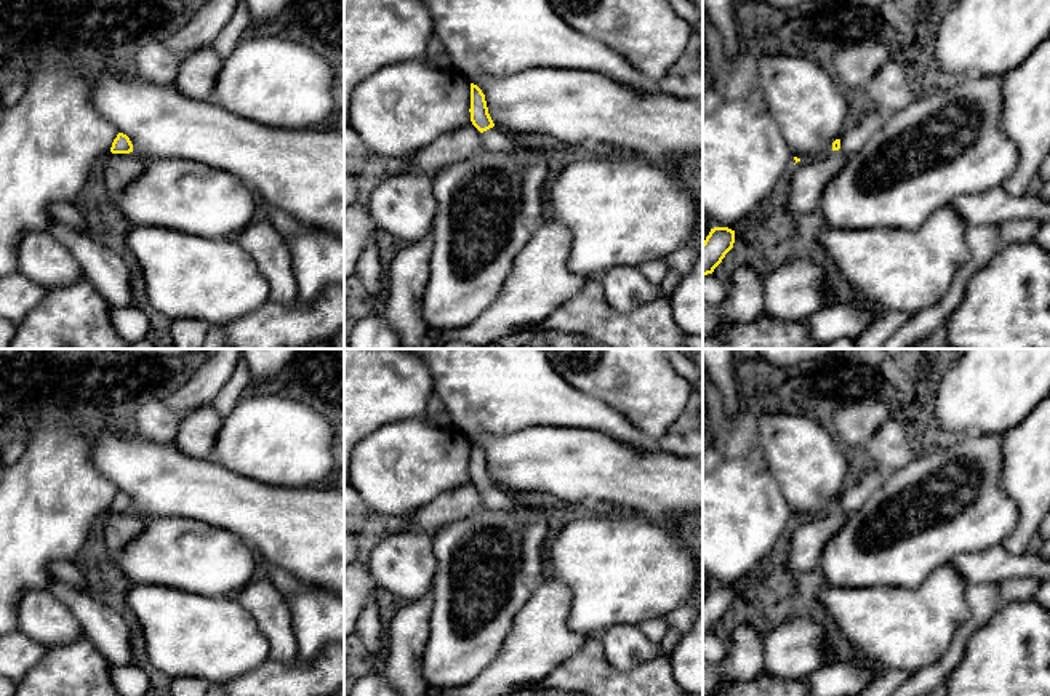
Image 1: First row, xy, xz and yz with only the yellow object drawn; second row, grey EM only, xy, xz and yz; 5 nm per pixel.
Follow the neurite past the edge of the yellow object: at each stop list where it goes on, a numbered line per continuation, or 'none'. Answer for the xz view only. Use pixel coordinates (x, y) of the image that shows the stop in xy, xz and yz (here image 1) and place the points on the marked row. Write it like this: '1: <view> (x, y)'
1: xz (493, 140)

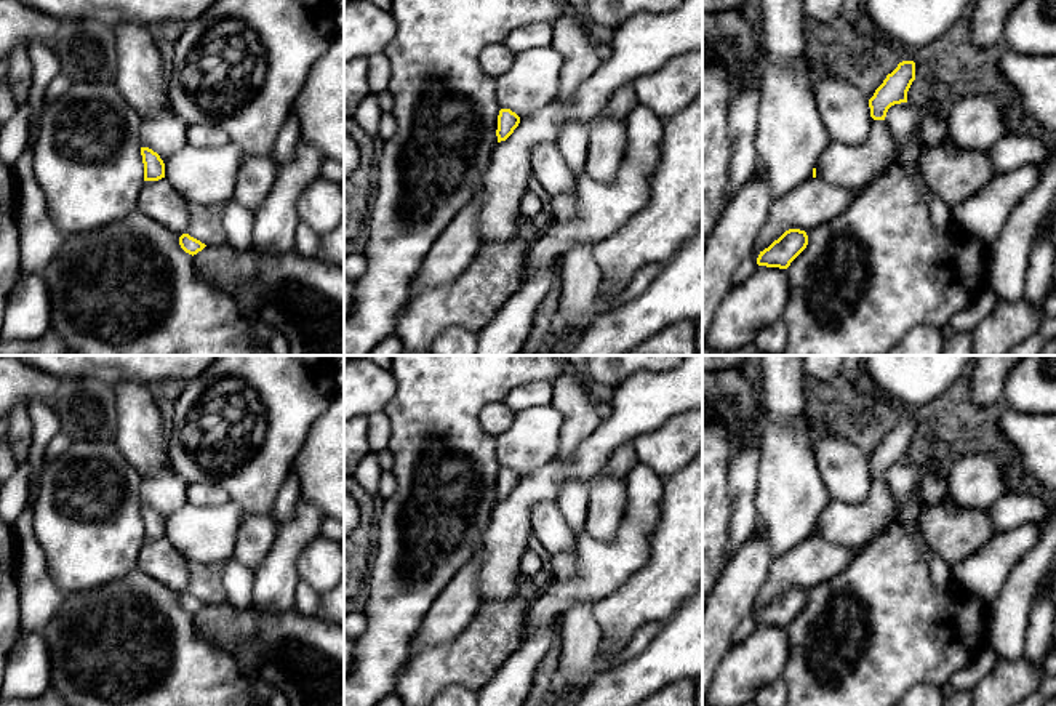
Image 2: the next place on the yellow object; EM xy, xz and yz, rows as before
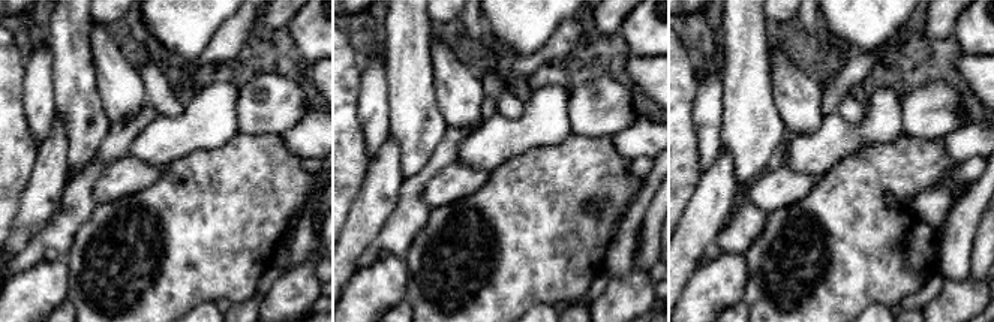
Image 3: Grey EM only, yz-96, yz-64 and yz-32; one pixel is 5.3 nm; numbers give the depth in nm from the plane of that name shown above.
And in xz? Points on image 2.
none

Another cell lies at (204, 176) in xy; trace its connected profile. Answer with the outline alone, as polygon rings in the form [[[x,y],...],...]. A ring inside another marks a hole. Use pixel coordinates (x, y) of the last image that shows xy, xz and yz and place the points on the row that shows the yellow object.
[[[234,142],[211,149],[187,144],[165,162],[165,178],[189,203],[226,205],[234,200],[237,174],[245,157]]]

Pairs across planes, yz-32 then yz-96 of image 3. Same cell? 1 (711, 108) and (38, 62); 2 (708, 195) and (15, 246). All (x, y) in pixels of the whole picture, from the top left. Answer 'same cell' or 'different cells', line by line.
1: same cell
2: same cell

